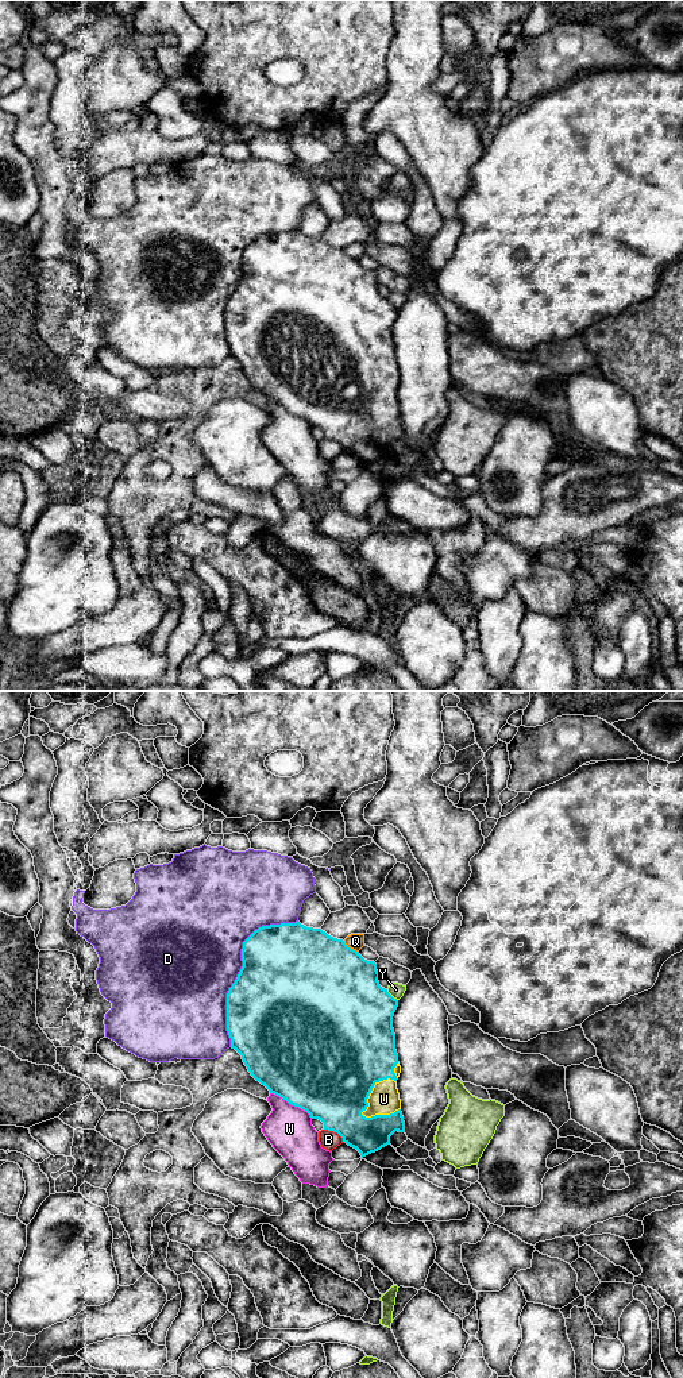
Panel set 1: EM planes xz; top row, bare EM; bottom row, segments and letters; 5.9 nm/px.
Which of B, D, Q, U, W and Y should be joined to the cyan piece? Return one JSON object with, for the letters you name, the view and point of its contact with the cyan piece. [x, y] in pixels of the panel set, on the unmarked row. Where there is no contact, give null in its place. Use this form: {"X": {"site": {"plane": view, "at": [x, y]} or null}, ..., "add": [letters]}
{"U": {"site": {"plane": "xz", "at": [378, 390]}}, "add": ["U"]}

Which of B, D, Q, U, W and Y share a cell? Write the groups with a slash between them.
B / D / Q / U / W / Y

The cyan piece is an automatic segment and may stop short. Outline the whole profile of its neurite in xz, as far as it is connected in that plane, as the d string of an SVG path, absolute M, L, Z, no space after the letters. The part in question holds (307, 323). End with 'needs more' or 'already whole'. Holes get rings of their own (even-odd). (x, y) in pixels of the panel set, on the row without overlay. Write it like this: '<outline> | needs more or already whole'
M300 231L262 235L255 239L243 251L242 270L243 275L227 302L227 340L231 347L231 356L242 364L251 385L265 394L270 402L306 420L312 428L321 429L324 439L337 441L344 452L360 462L362 467L390 453L390 445L395 440L405 441L405 431L397 398L401 375L395 359L395 343L393 337L393 325L398 316L398 309L379 294L377 273L364 269L359 260L348 256L343 248L333 247L321 238L306 236Z | needs more

